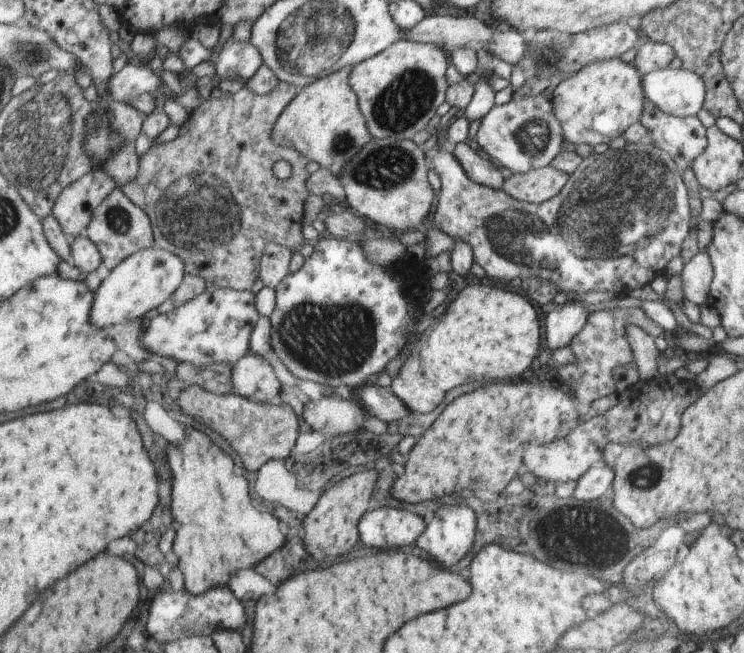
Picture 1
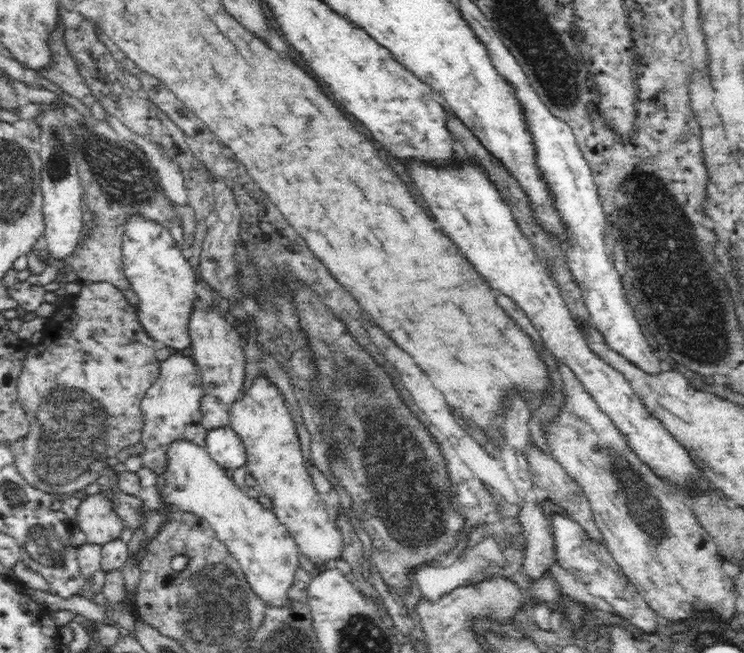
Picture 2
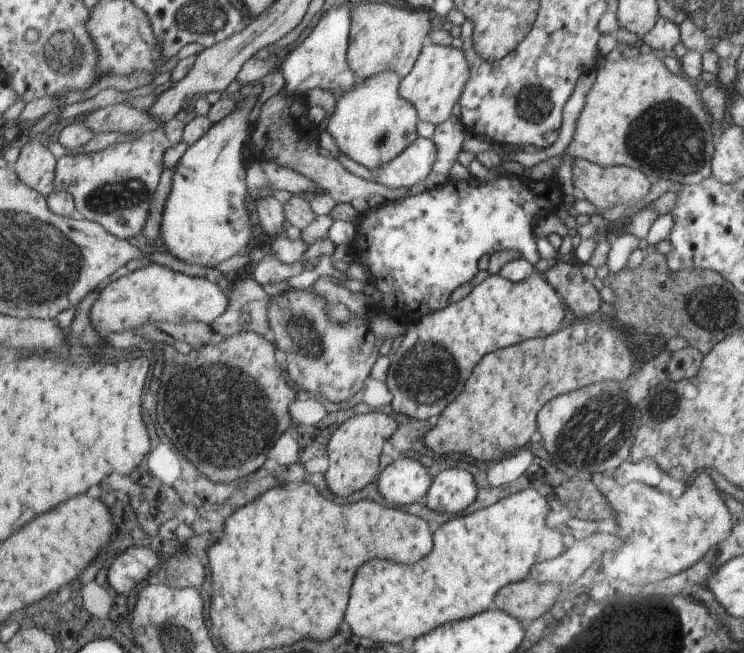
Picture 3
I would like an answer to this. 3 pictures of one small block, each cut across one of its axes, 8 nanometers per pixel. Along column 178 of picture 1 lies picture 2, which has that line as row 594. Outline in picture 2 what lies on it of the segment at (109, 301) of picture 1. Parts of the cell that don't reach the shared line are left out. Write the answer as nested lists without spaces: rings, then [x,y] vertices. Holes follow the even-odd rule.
[[[178,441],[169,450],[169,469],[163,477],[158,478],[162,490],[163,502],[171,504],[175,510],[186,511],[201,516],[215,530],[217,537],[227,546],[232,556],[240,563],[242,572],[251,591],[262,603],[270,608],[290,606],[290,592],[294,586],[297,570],[300,569],[298,543],[287,526],[284,526],[272,510],[262,507],[257,499],[246,496],[225,475],[224,469],[209,457],[206,449],[192,442]]]

